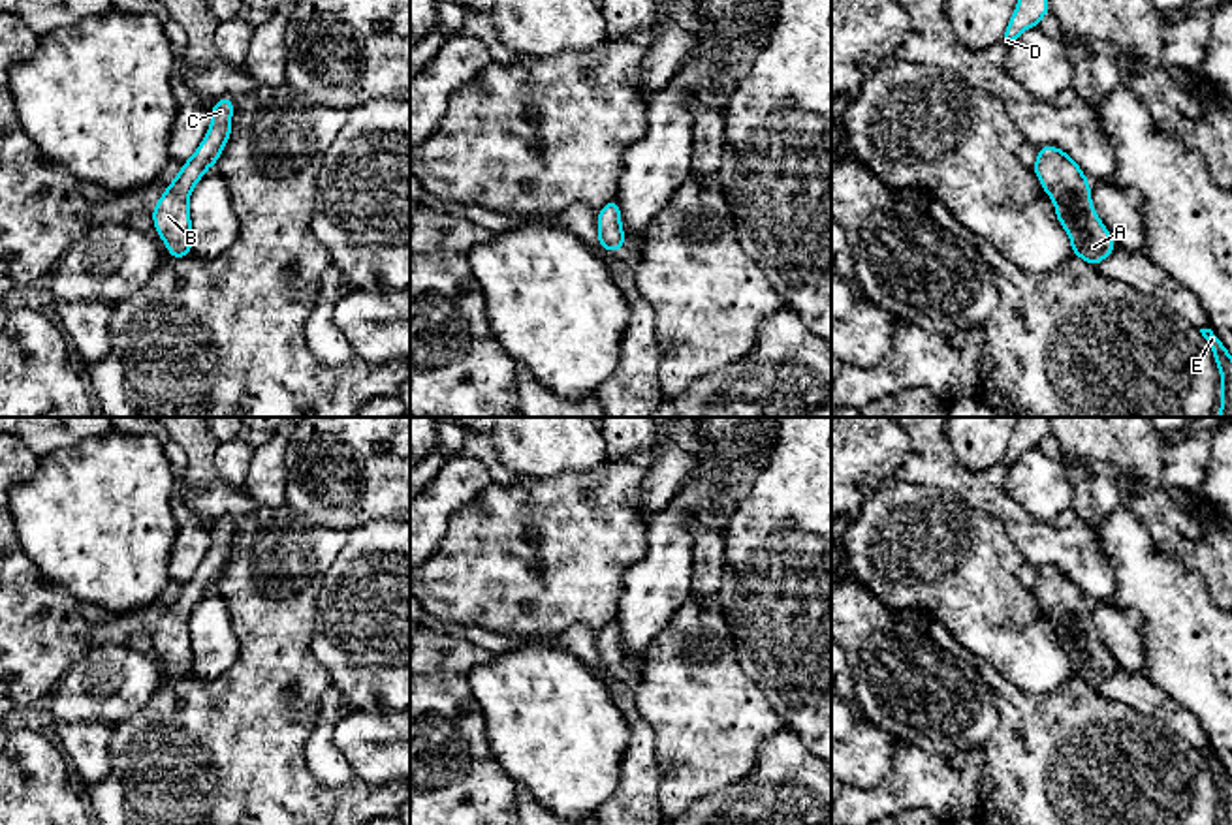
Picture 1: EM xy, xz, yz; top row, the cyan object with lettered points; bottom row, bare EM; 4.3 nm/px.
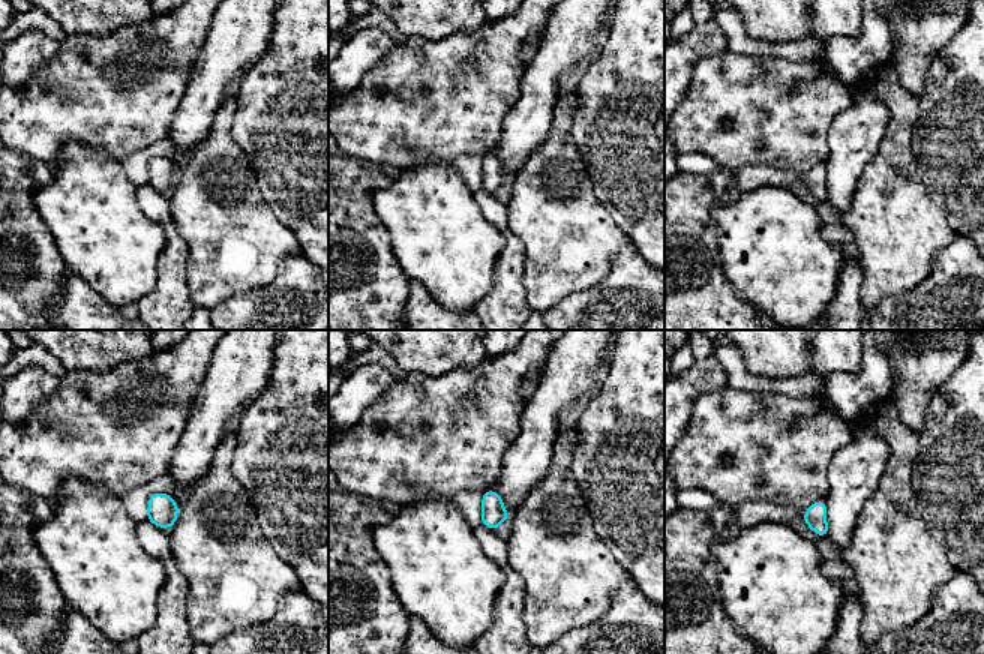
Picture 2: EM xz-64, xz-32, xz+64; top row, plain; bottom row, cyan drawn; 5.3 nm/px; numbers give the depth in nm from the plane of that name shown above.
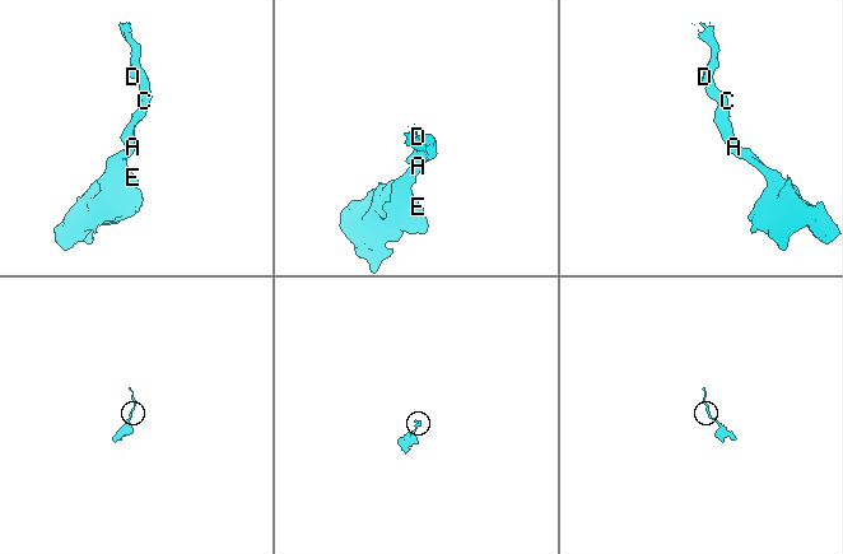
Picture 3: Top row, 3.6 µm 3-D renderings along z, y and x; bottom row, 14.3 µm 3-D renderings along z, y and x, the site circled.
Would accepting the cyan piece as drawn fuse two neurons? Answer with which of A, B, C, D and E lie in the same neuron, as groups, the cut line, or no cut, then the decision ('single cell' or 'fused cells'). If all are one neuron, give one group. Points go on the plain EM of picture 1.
A B C D E; no cut; single cell

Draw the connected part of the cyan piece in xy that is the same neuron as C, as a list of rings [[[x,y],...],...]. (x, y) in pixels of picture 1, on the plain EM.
[[[220,519],[211,530],[211,549],[192,575],[192,579],[181,586],[181,594],[152,630],[154,650],[166,663],[173,680],[190,677],[192,671],[192,641],[188,633],[188,622],[194,607],[205,598],[209,586],[216,586],[224,566],[231,556],[231,519]]]

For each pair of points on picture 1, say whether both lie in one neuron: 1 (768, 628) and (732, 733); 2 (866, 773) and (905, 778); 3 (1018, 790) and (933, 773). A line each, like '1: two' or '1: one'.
1: two
2: two
3: two

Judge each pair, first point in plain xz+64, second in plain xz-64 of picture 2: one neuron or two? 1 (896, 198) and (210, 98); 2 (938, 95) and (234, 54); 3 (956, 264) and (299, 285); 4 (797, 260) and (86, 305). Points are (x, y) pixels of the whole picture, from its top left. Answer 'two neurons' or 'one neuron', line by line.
1: two neurons
2: two neurons
3: one neuron
4: two neurons

